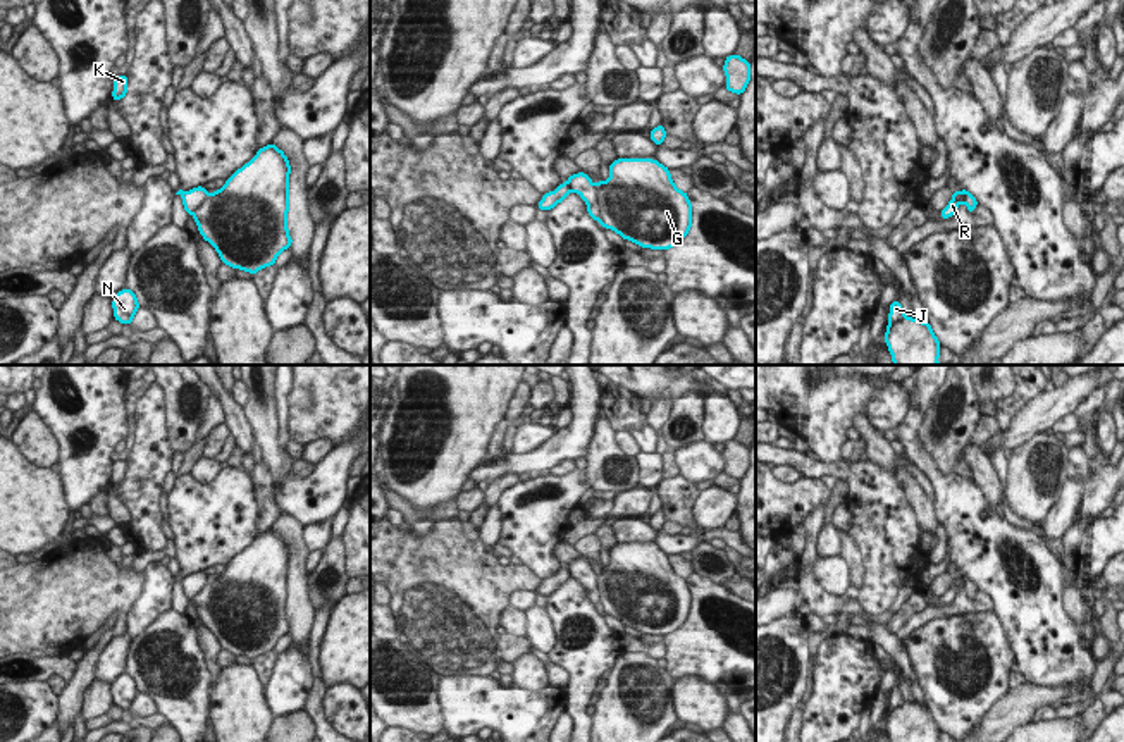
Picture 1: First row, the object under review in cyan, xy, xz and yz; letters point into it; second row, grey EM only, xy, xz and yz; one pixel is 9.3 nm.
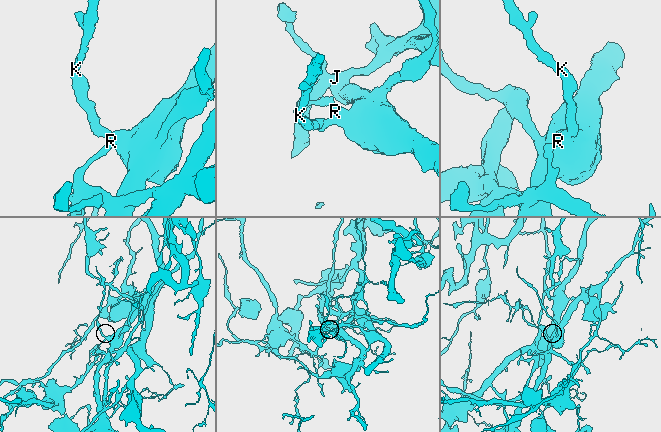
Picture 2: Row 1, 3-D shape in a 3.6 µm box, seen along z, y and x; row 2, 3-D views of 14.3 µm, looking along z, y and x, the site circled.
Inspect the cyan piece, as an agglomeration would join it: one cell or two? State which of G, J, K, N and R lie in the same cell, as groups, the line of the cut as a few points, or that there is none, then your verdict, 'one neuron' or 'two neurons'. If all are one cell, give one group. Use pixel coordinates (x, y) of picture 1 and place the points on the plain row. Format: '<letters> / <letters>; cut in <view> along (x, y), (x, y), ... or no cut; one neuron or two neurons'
G K / J N R; cut in xz along (594, 572), (599, 582), (601, 606); two neurons

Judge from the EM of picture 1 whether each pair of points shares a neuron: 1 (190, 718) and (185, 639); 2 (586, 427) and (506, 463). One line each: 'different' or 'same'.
1: same
2: same

